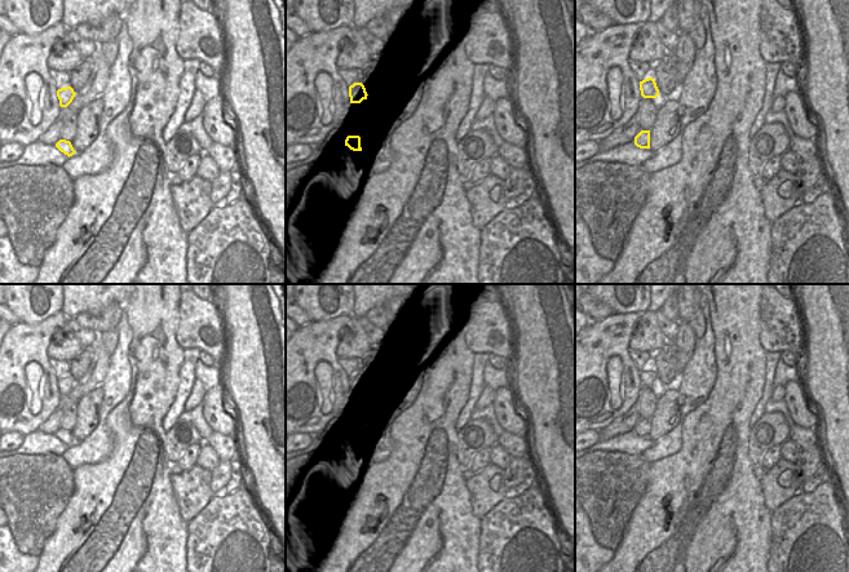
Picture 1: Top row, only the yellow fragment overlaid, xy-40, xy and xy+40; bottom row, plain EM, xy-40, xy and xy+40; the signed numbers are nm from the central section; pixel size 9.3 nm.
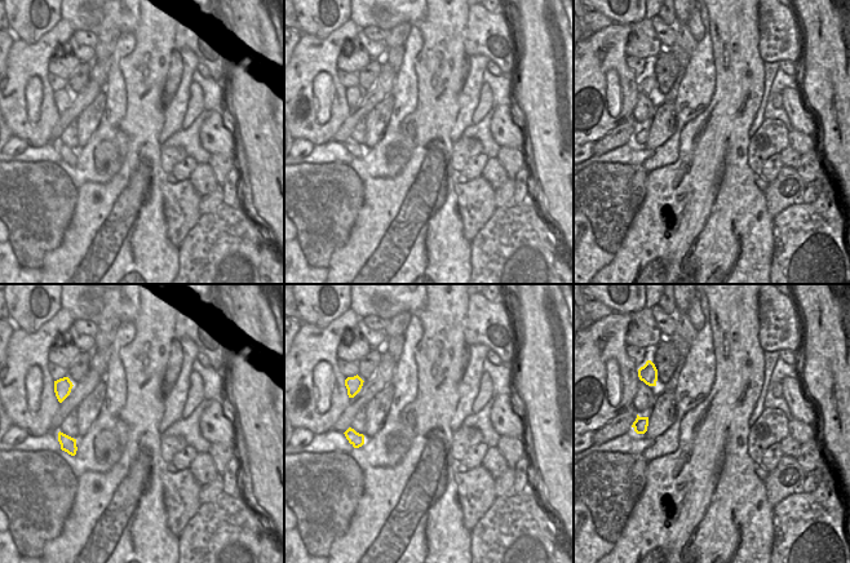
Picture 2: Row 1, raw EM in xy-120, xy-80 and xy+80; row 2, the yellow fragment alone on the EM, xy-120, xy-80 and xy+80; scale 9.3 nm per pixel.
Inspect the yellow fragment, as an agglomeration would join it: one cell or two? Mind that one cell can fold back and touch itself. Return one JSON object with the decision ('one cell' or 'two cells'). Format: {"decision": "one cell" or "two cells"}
{"decision": "two cells"}

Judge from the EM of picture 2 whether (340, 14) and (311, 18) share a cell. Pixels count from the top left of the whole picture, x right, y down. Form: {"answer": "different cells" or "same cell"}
{"answer": "same cell"}

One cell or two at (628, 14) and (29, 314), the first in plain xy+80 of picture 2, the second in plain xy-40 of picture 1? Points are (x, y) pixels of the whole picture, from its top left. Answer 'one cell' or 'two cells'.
one cell

